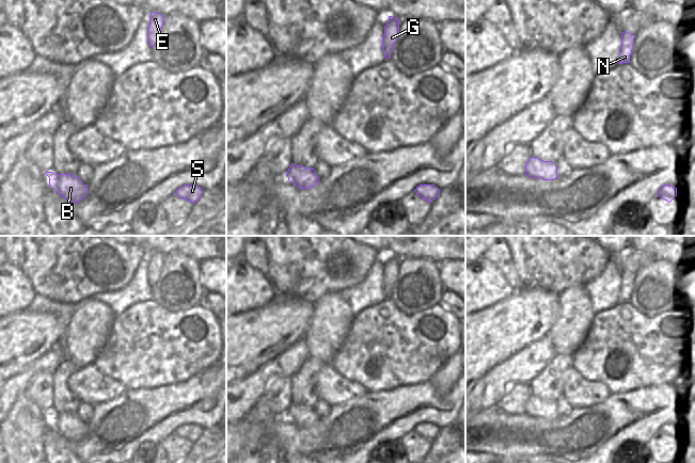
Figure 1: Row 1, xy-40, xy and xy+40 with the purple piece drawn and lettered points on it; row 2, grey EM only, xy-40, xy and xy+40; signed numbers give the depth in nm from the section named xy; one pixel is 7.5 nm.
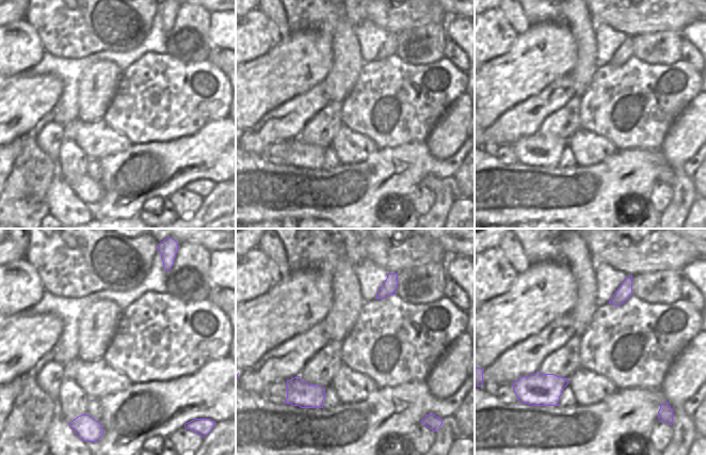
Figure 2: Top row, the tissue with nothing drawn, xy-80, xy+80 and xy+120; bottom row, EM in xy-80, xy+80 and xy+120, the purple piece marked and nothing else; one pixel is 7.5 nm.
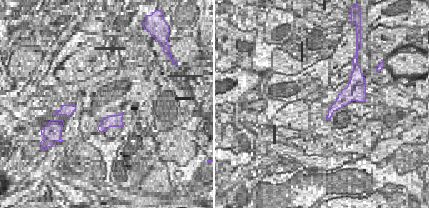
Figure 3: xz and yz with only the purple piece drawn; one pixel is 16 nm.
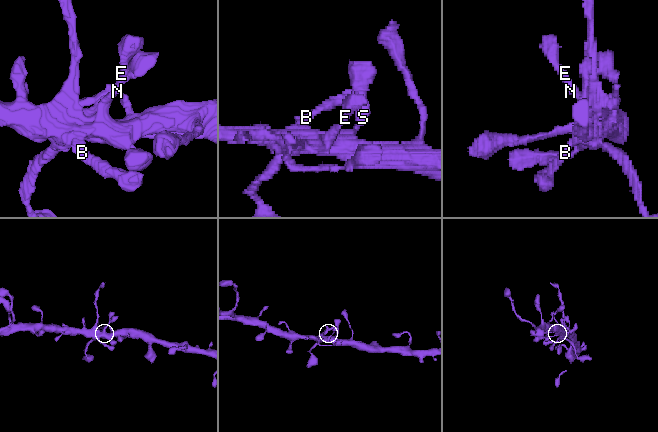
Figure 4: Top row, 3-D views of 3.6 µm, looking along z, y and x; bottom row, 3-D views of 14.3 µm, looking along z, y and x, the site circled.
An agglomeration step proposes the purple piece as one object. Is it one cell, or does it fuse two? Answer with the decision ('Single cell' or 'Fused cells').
Single cell.

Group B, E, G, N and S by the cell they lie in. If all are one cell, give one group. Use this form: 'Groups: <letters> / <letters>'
Groups: B E G N S.

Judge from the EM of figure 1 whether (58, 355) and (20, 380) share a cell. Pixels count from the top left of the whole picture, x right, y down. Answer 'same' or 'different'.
same

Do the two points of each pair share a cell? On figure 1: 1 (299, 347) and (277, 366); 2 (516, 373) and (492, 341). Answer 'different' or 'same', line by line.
1: same
2: different

